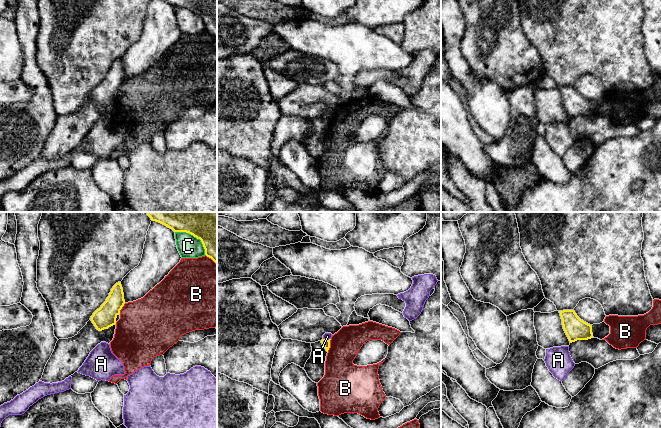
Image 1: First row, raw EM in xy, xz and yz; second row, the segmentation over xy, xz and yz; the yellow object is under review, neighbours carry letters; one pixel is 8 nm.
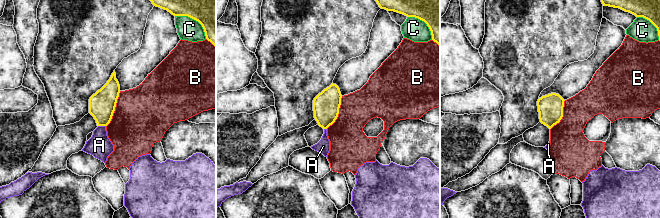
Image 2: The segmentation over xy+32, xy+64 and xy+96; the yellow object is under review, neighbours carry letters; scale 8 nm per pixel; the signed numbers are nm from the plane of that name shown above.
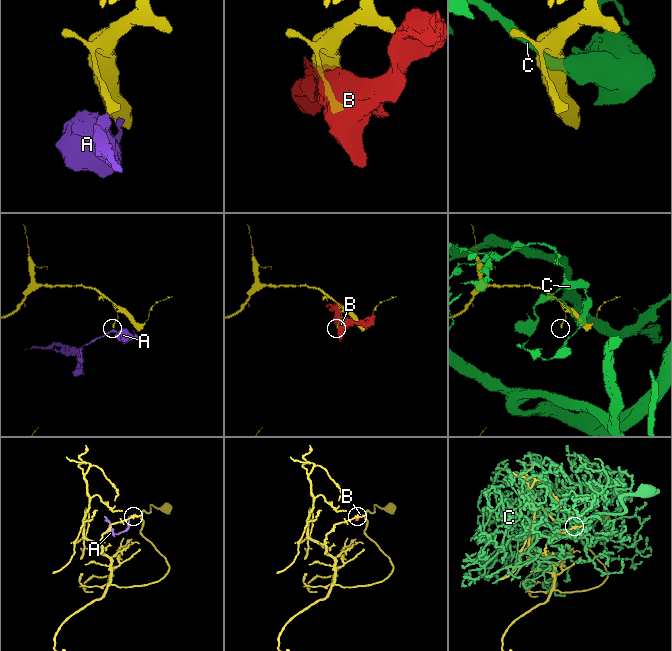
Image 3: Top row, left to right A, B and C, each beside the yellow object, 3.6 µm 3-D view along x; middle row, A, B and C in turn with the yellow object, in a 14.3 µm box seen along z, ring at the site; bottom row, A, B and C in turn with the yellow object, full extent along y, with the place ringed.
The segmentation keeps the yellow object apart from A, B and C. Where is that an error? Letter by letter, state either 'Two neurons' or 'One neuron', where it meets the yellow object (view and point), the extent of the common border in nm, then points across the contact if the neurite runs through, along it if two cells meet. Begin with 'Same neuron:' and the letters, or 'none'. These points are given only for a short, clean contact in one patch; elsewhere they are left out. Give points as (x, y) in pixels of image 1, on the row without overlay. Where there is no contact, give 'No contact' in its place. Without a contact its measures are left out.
Same neuron: none
A: Two neurons. Touches yellow at xz (326, 115). Shared border 60 nm. Boundary: xz (323, 114), (330, 115)
B: Two neurons. Touches yellow at xz (329, 121). Shared border 110 nm
C: Two neurons. Touches yellow at xy (195, 12). Shared border 320 nm

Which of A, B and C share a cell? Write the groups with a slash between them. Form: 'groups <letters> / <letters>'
groups A / B / C

